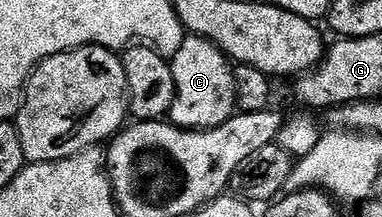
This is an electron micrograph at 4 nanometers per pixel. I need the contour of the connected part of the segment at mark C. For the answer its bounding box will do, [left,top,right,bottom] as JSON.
[170,36,236,130]

